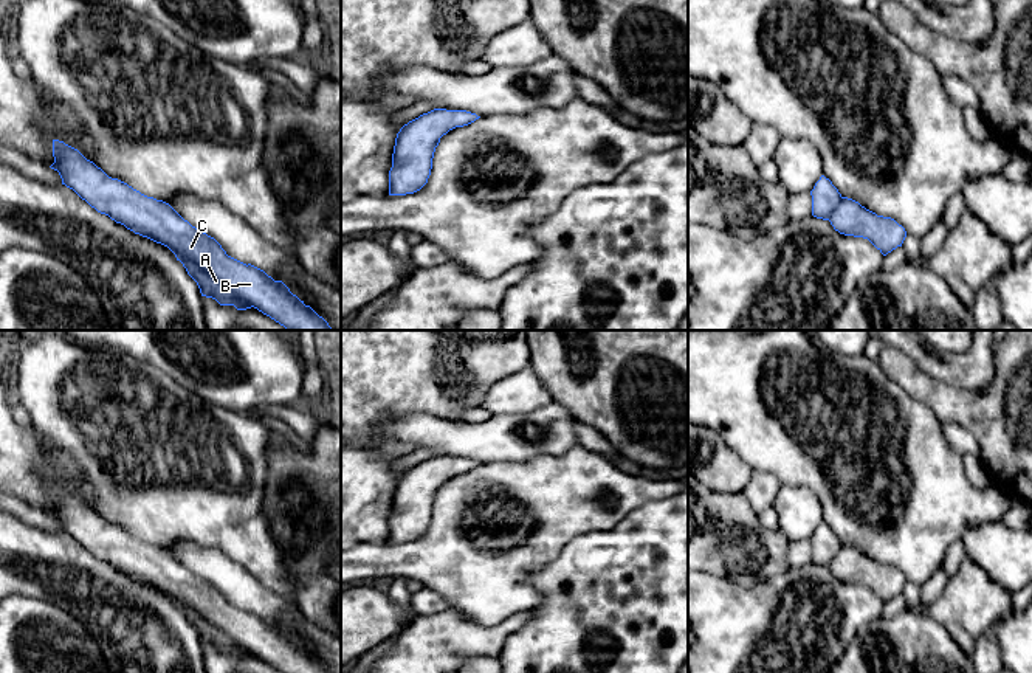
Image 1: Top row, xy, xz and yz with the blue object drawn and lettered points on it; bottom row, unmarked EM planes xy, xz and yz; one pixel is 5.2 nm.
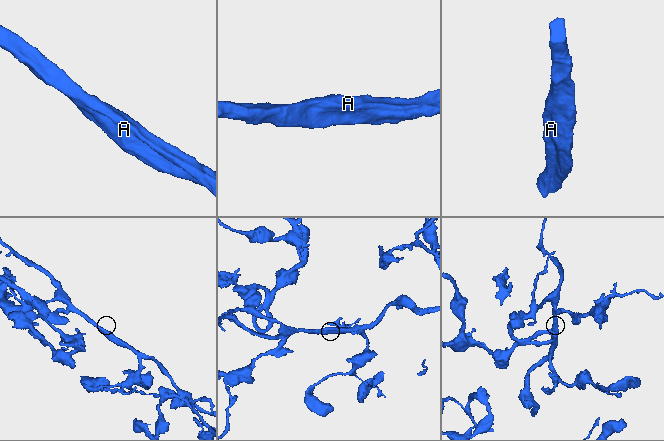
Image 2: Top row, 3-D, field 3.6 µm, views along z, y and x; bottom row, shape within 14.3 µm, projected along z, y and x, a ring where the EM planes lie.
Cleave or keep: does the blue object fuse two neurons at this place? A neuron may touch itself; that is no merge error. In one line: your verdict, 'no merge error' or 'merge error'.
no merge error

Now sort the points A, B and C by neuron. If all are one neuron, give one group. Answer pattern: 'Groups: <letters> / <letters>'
Groups: A B C

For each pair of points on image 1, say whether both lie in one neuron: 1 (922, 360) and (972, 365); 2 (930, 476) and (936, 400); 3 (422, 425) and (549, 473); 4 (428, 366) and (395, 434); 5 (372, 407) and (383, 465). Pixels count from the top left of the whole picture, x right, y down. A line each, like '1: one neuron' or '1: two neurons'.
1: one neuron
2: two neurons
3: two neurons
4: two neurons
5: two neurons

